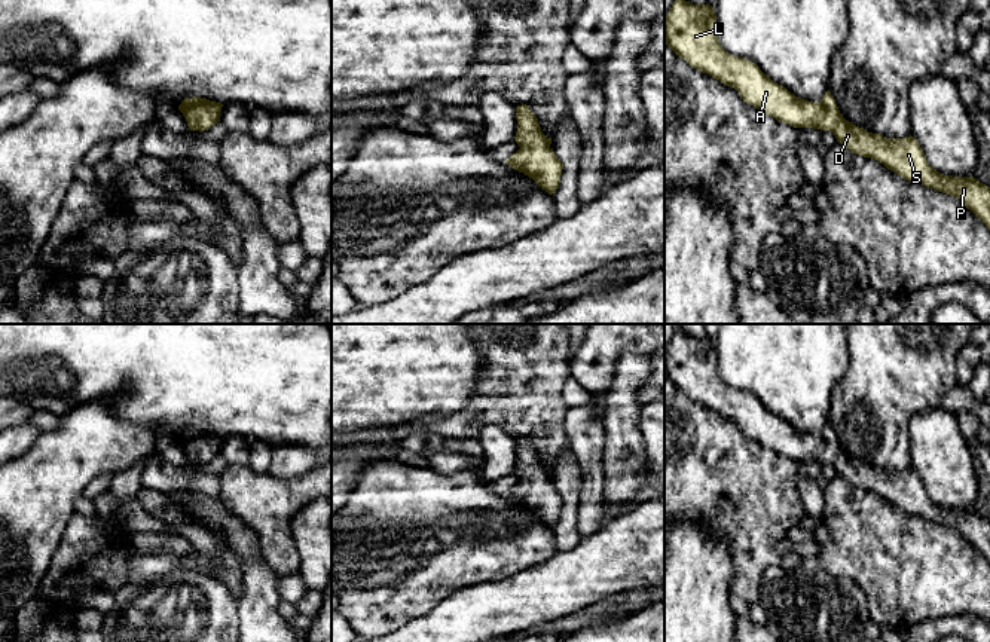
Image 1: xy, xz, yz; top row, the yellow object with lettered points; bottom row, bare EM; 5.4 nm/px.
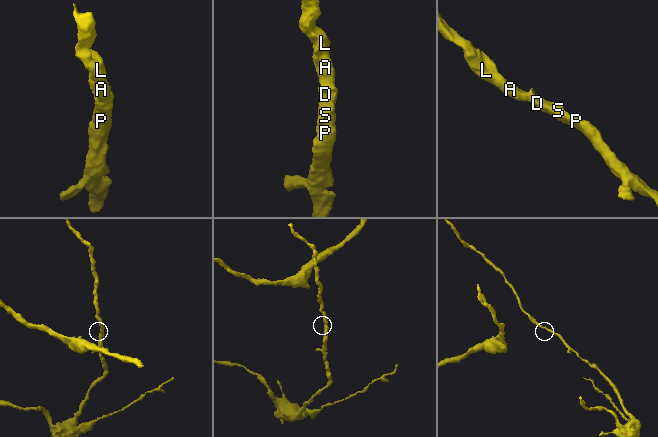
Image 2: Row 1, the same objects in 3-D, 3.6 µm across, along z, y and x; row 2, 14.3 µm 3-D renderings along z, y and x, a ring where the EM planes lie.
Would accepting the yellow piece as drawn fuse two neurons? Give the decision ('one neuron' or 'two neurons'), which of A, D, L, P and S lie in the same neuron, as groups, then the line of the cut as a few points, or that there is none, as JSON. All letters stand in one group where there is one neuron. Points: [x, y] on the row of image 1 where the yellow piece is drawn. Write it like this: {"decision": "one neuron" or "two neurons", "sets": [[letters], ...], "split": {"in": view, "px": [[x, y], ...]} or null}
{"decision": "one neuron", "sets": [["A", "D", "L", "P", "S"]], "split": null}

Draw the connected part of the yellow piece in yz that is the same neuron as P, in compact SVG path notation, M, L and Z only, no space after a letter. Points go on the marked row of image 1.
M675 0L664 16L666 45L700 70L733 86L746 104L794 128L831 131L852 153L876 159L904 180L956 196L990 230L990 187L974 177L953 177L934 169L914 137L886 138L846 120L834 97L825 92L819 103L797 98L773 82L760 67L730 55L718 42L712 6Z

